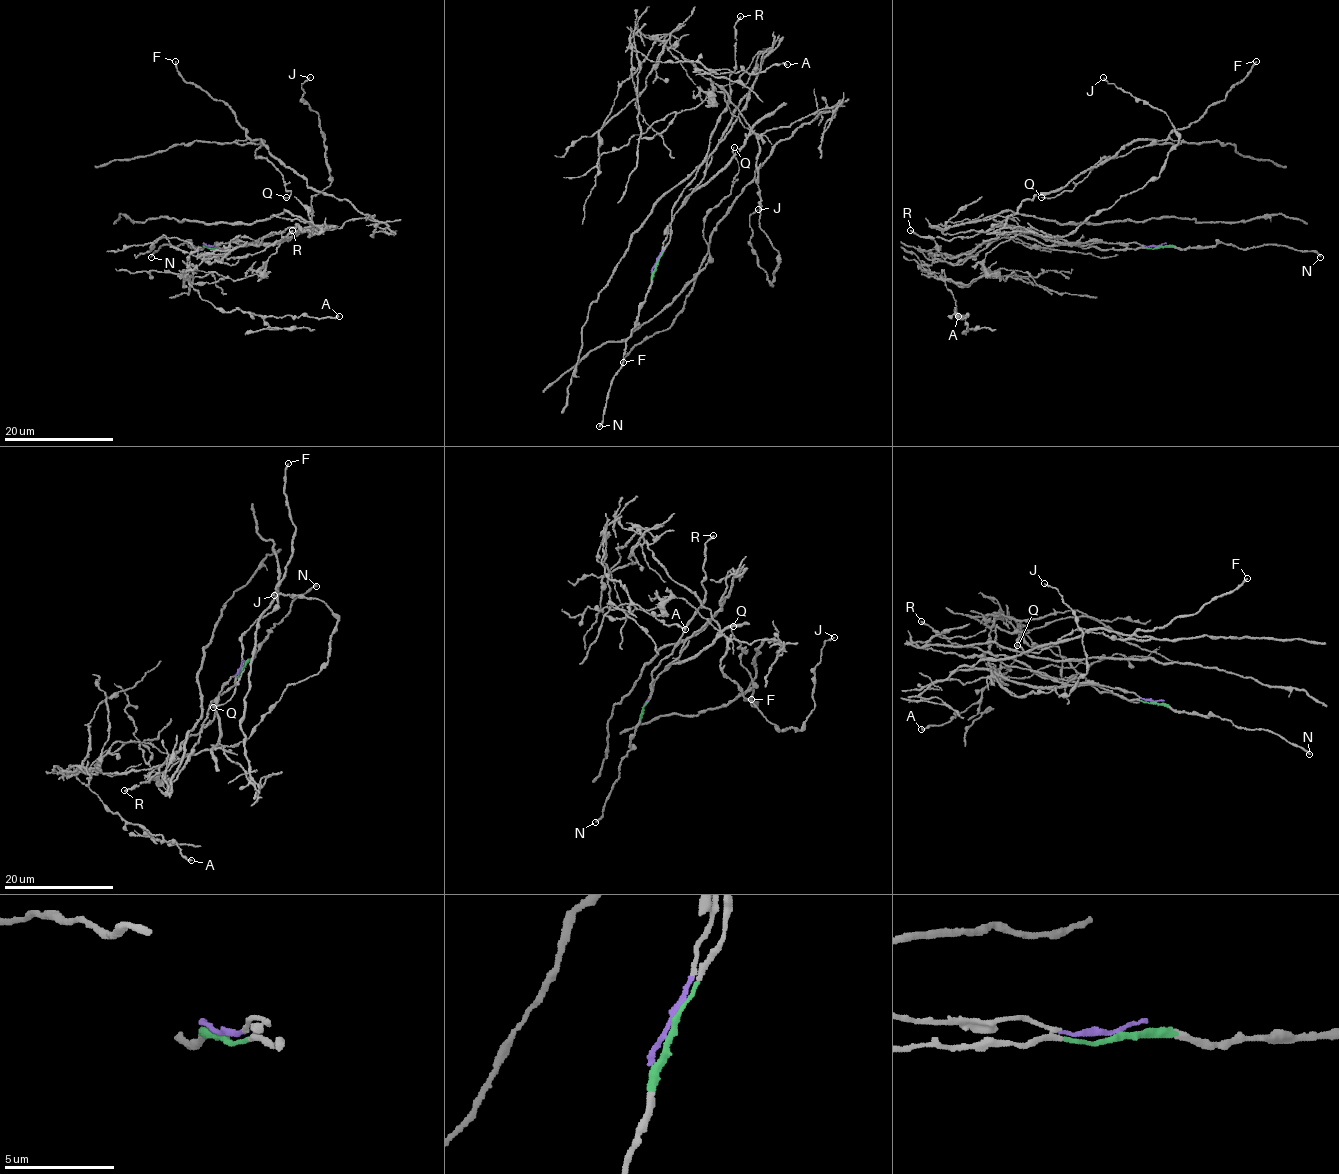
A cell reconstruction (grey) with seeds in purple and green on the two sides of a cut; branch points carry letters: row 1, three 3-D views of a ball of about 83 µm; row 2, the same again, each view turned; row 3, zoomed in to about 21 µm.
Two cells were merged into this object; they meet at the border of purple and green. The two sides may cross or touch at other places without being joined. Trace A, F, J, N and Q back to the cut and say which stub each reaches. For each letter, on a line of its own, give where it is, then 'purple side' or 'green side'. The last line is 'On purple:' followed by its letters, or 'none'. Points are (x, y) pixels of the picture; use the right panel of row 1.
A: (958, 316) | purple side
F: (1256, 61) | purple side
J: (1103, 77) | purple side
N: (1320, 257) | green side
Q: (1041, 197) | purple side
On purple: A, F, J, Q

